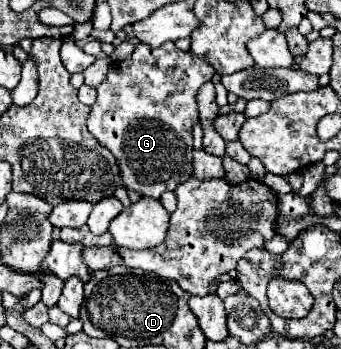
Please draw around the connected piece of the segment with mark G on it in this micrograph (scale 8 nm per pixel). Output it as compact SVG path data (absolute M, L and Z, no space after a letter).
M140 43L128 59L112 63L106 79L96 89L98 99L88 115L88 131L116 157L126 189L160 199L164 191L174 191L178 183L192 177L192 127L198 123L196 93L214 73L206 57L192 57L192 53L178 49L174 43L164 43L156 49Z

